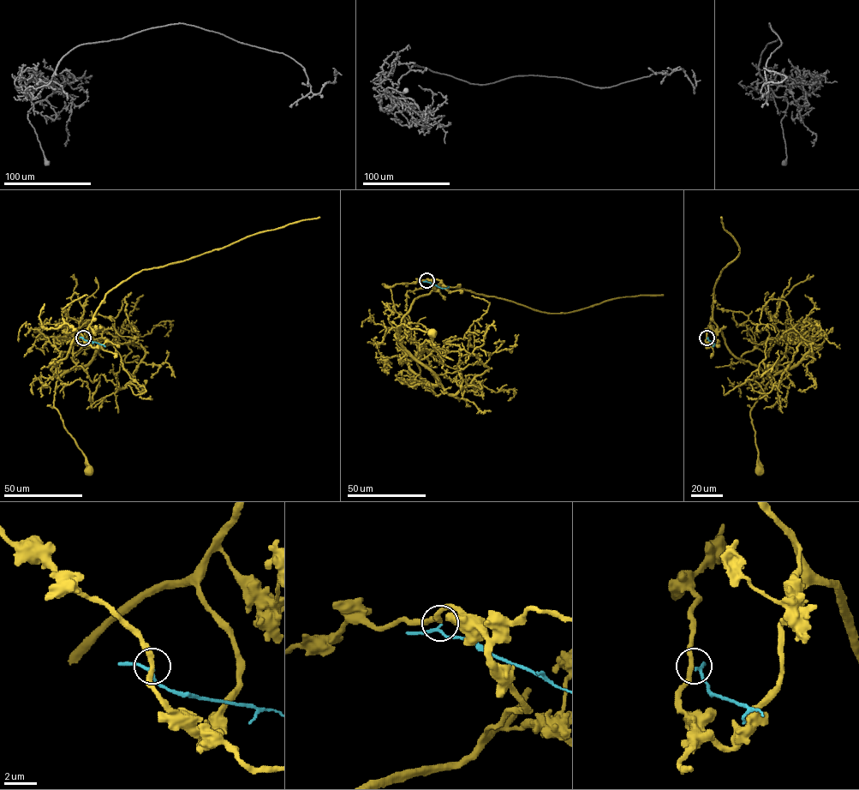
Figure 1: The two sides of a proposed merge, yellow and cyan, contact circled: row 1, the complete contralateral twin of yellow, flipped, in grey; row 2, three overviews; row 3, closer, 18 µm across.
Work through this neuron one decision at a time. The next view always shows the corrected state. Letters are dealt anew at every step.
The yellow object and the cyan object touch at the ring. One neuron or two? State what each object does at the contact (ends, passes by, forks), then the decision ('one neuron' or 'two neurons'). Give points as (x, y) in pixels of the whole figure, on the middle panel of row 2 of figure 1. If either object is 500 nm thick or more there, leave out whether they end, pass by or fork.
yellow passes by; cyan passes by; two neurons

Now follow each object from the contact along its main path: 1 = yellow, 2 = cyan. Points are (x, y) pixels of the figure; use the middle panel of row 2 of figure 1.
1: (426, 280), (431, 282), (435, 289), (414, 301), (395, 337), (402, 344), (396, 330), (401, 324), (432, 332)
2: (426, 280), (441, 288), (449, 286)

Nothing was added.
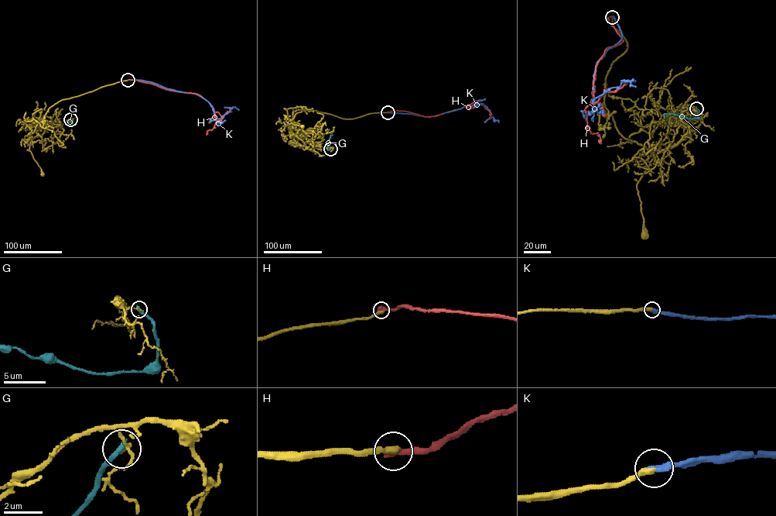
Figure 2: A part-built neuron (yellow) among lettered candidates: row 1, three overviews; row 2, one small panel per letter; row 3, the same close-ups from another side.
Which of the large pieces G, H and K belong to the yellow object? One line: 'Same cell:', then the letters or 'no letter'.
Same cell: K

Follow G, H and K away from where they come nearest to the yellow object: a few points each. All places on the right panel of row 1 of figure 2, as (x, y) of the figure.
G: (696, 108), (699, 114), (696, 118), (665, 114), (664, 118)
H: (612, 17), (608, 22), (622, 41), (605, 49), (599, 59), (593, 103), (627, 80)
K: (612, 17), (622, 38), (596, 63), (599, 105), (593, 106), (622, 81), (635, 87)

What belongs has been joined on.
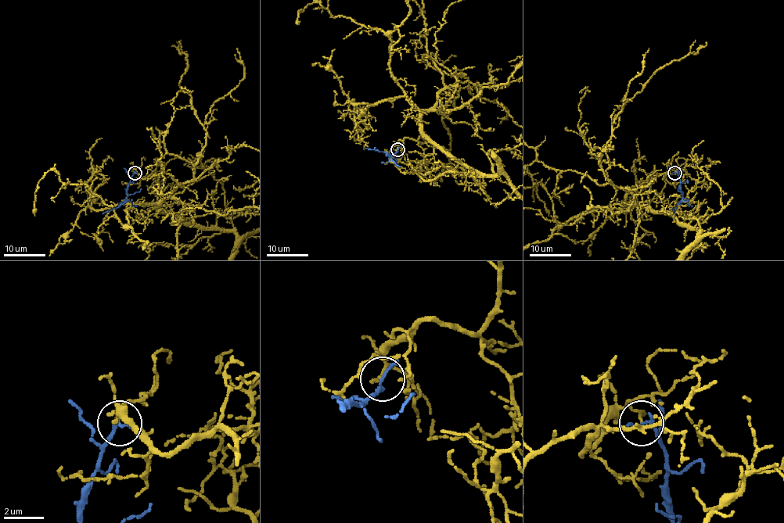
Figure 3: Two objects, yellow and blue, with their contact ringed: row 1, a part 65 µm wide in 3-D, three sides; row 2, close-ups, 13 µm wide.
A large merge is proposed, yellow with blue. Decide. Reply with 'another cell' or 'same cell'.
another cell

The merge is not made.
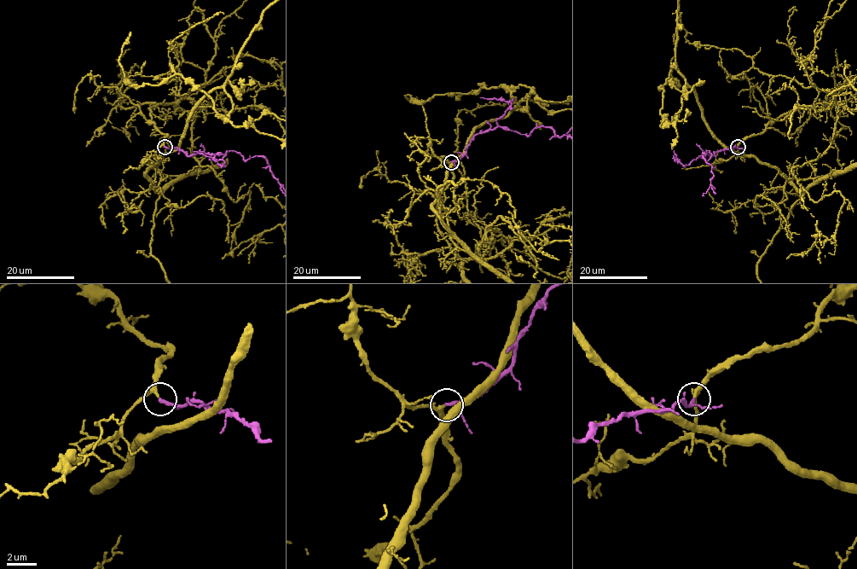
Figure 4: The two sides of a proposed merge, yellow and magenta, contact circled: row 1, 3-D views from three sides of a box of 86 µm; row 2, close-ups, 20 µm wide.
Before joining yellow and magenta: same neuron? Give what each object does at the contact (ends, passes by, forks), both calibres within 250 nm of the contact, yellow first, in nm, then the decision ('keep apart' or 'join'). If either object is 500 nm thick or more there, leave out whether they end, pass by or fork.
yellow forks there; magenta passes by; 190 nm thick on the yellow side, 160 nm on the other; join

